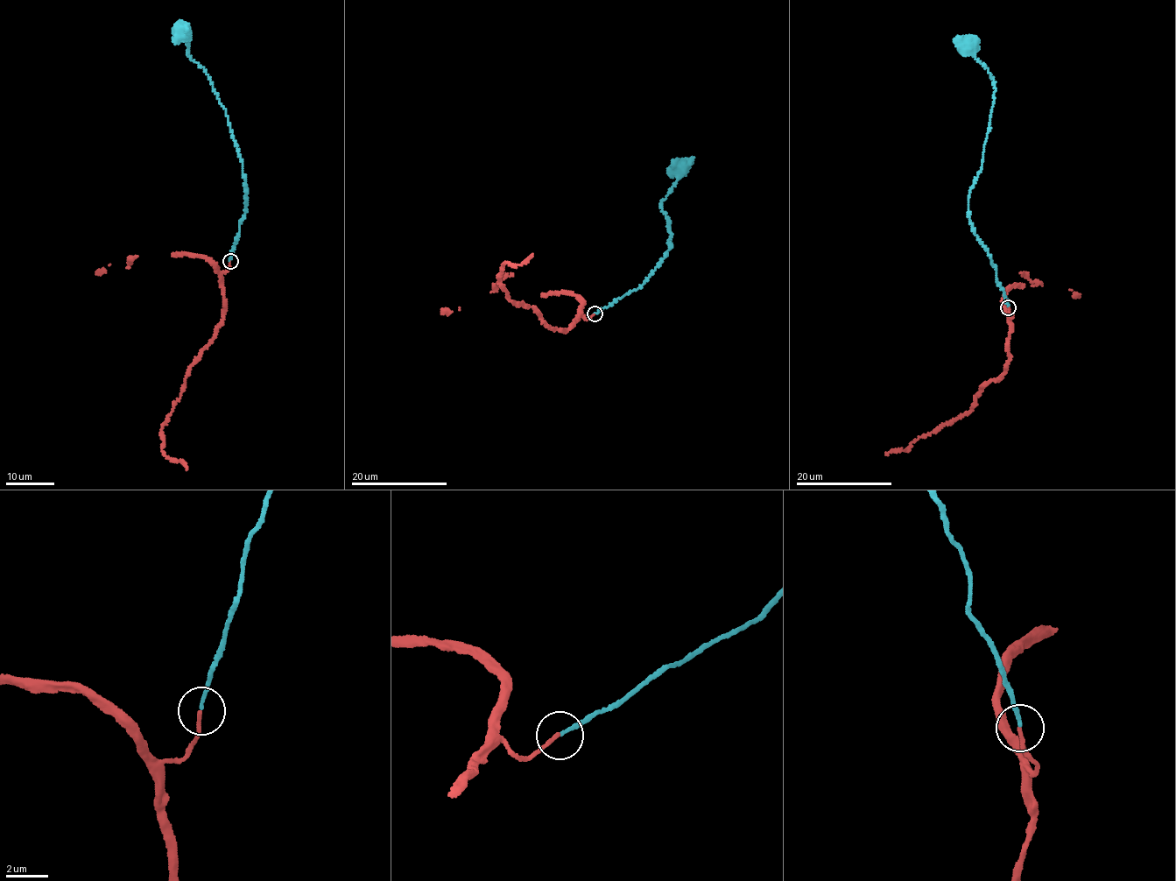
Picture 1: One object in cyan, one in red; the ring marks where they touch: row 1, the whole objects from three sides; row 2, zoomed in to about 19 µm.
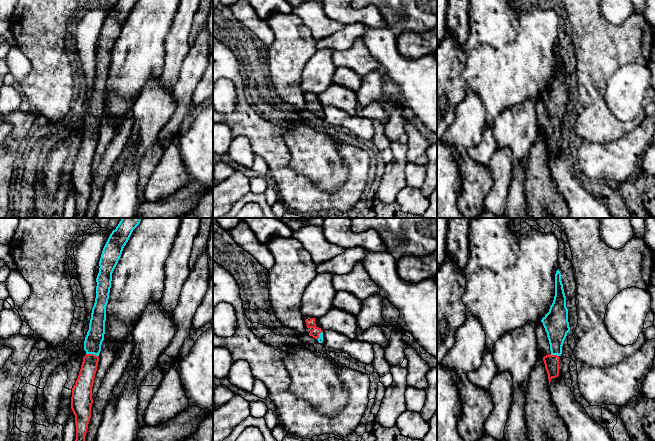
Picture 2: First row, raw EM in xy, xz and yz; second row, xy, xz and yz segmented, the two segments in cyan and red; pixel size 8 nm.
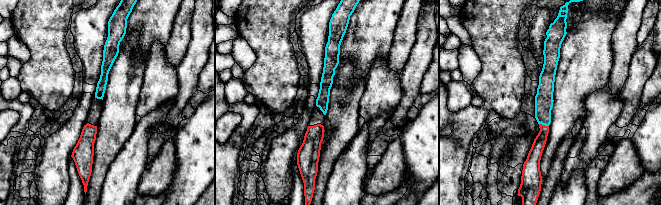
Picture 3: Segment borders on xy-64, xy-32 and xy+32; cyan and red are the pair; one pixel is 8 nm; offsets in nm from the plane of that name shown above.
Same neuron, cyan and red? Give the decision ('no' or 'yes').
yes

